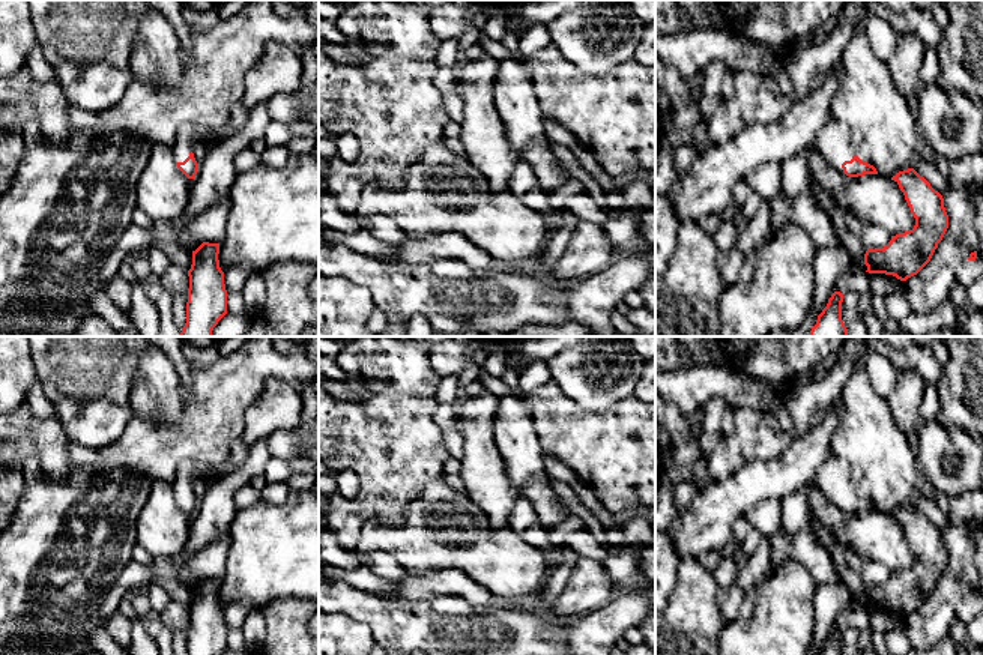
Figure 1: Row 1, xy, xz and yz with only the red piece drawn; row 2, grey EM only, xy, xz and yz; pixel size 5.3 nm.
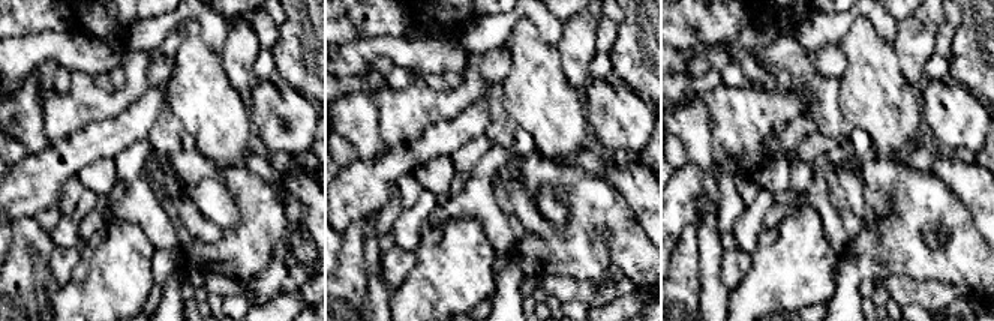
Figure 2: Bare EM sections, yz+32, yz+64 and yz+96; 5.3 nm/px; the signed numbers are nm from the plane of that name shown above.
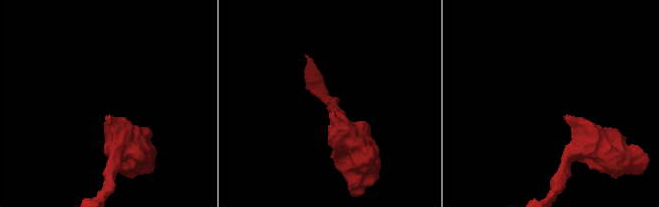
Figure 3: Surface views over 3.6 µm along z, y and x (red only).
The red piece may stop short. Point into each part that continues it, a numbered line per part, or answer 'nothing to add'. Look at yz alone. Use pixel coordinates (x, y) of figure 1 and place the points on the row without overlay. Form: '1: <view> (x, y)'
1: yz (833, 478)

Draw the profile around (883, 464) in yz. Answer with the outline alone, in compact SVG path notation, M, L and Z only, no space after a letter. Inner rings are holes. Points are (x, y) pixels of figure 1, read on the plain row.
M861 361L854 365L842 397L845 410L831 439L831 452L851 472L855 491L873 502L879 512L891 515L899 508L911 505L912 494L918 488L921 470L917 464L915 449L911 448L906 436L896 425L887 397L873 389Z

